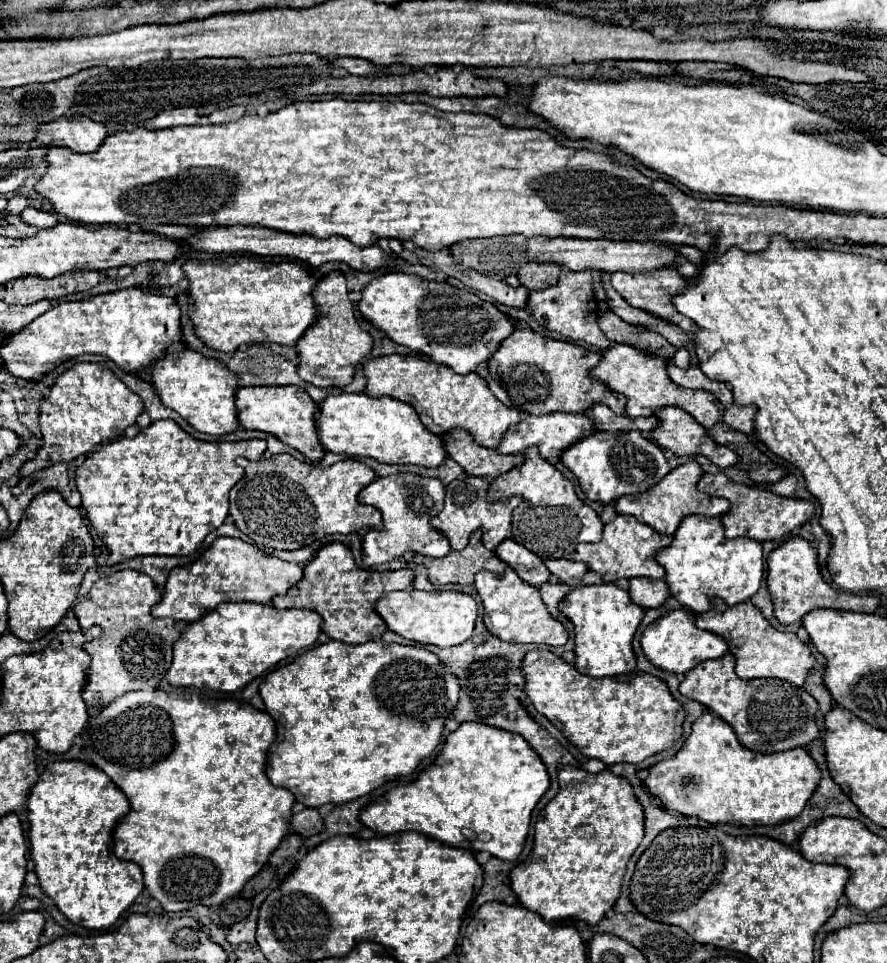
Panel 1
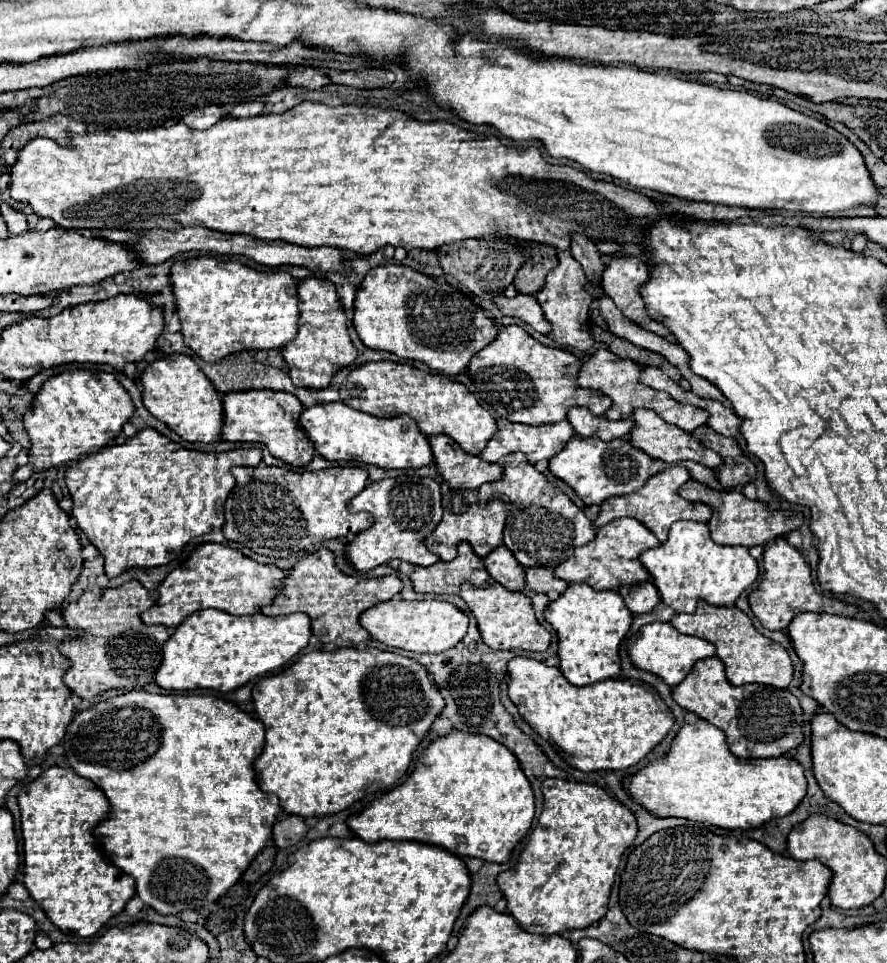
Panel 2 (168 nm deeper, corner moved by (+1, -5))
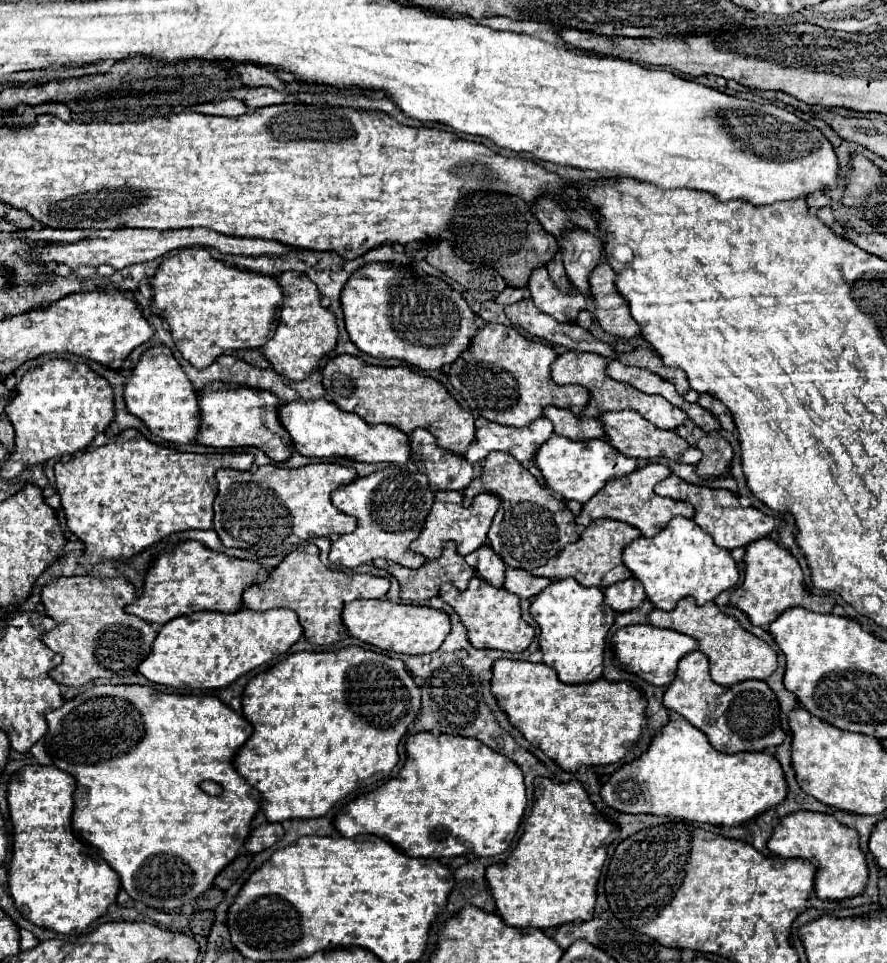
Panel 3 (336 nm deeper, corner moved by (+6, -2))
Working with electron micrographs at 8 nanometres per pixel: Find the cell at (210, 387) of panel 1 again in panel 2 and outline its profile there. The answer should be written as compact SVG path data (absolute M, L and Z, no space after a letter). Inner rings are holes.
M168 354L154 360L142 374L142 400L146 410L186 442L210 444L222 432L222 400L212 382L186 354Z

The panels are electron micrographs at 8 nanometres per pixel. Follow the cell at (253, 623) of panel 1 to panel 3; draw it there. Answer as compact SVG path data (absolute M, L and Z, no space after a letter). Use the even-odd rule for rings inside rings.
M251 609L237 613L199 611L175 617L163 625L139 673L151 683L175 689L221 689L255 667L287 655L301 635L303 627L291 609L269 609L265 613Z

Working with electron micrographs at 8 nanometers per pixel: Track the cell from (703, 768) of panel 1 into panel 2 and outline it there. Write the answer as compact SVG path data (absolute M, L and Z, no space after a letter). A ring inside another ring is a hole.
M696 720L682 726L668 754L638 770L626 790L638 806L658 818L678 816L726 830L748 830L790 814L806 796L806 778L794 758L736 758L728 750L722 730L706 720Z

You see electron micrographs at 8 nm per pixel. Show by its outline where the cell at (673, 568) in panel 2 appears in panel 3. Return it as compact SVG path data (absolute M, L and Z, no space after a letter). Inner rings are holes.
M673 517L669 521L669 525L651 539L647 539L647 537L635 539L631 545L625 547L623 563L633 571L633 577L637 577L643 583L645 593L653 601L653 605L657 609L665 609L665 611L673 611L675 605L679 603L679 599L689 597L689 595L695 597L697 605L713 601L721 591L735 587L739 581L739 569L731 557L731 551L717 547L713 543L711 535L705 533L693 519L687 519L687 517Z

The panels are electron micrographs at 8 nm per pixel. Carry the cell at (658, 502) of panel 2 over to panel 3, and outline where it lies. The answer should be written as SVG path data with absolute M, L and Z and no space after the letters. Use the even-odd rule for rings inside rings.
M651 463L643 469L637 469L633 475L627 475L623 481L617 479L615 483L607 483L593 499L589 499L585 505L583 505L583 511L575 517L577 523L581 527L587 527L591 521L595 519L601 519L601 517L609 517L609 519L615 519L615 521L625 521L633 527L639 527L639 531L643 531L645 537L653 537L657 533L661 533L661 529L677 515L681 517L693 517L695 515L695 509L685 503L685 501L675 501L675 499L669 499L669 497L659 497L653 493L655 485L663 479L667 479L671 475L671 469L667 465L661 465L661 463Z

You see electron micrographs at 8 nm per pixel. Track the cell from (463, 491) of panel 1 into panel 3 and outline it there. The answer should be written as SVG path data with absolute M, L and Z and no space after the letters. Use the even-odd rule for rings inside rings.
M437 491L435 503L425 521L425 527L423 527L421 535L411 543L411 547L413 547L413 551L425 555L427 559L439 559L441 551L443 551L443 543L455 541L457 551L465 557L471 551L477 551L481 545L487 543L487 531L497 513L497 507L499 507L499 499L497 499L497 495L491 495L491 493L477 495L477 499L469 507L465 507L461 491Z

